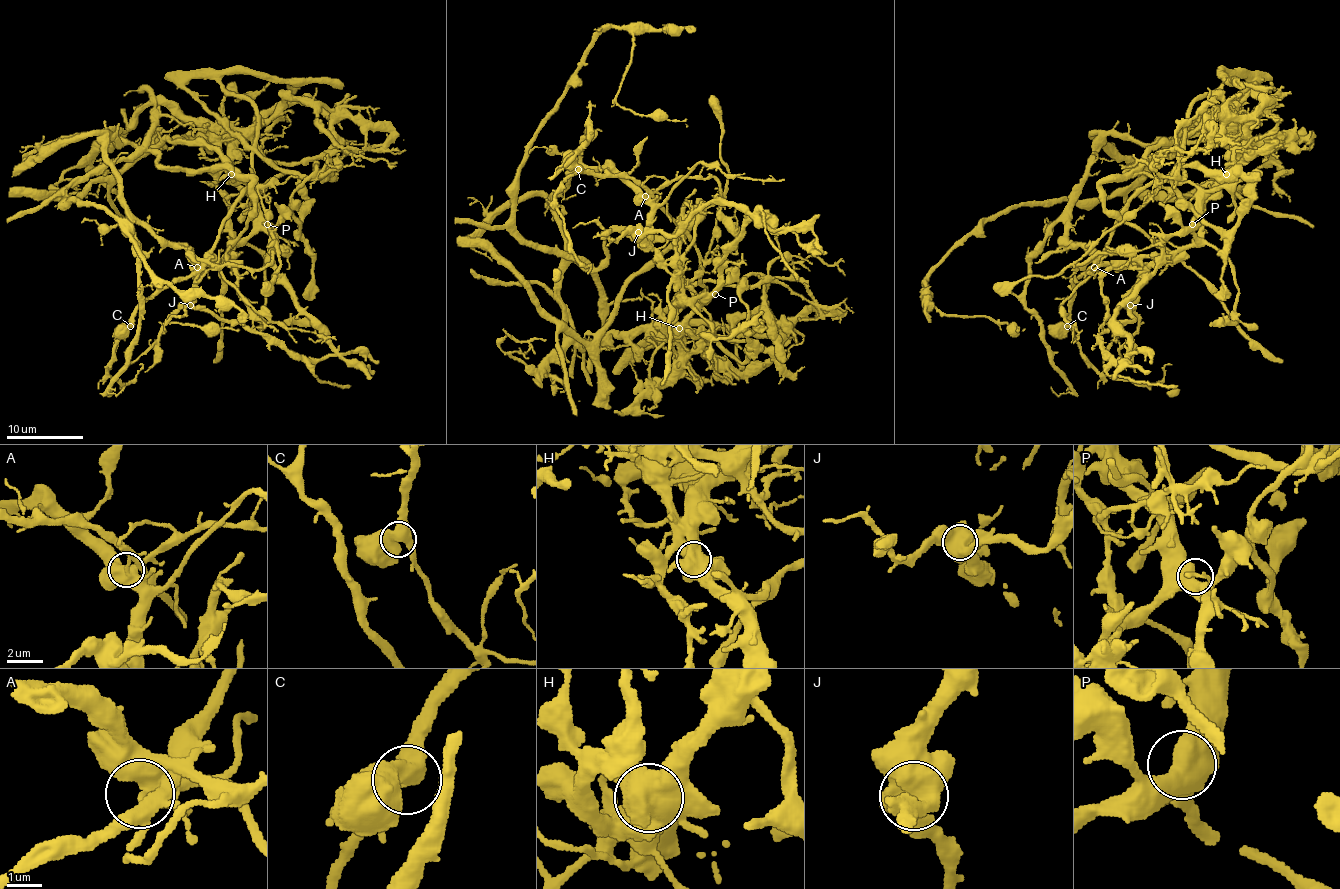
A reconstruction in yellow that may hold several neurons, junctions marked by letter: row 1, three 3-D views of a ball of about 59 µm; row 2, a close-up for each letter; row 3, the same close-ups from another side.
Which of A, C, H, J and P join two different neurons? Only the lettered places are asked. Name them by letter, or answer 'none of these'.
A, H

